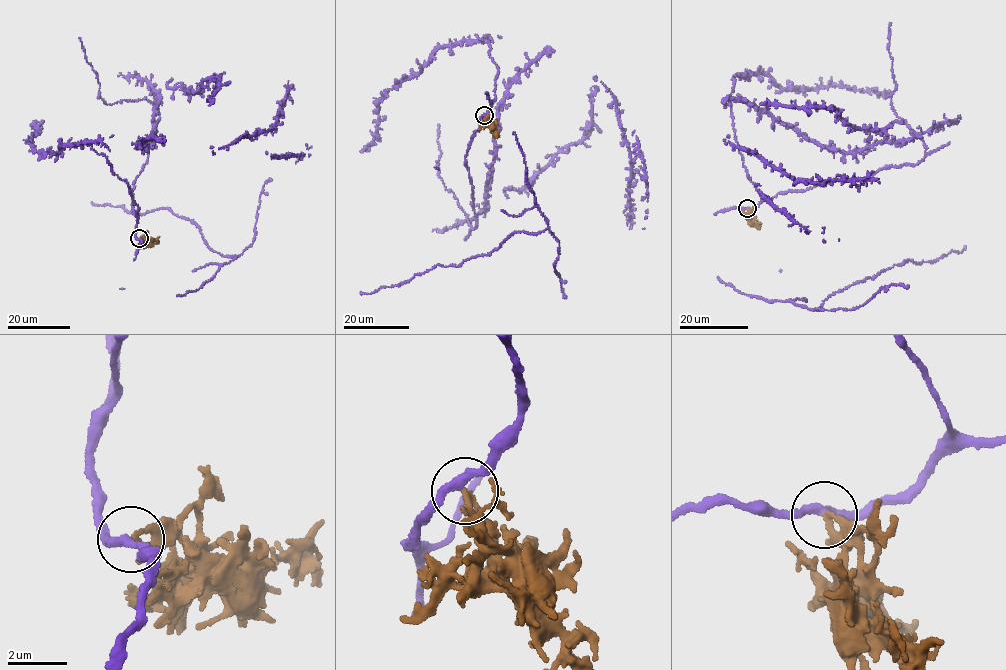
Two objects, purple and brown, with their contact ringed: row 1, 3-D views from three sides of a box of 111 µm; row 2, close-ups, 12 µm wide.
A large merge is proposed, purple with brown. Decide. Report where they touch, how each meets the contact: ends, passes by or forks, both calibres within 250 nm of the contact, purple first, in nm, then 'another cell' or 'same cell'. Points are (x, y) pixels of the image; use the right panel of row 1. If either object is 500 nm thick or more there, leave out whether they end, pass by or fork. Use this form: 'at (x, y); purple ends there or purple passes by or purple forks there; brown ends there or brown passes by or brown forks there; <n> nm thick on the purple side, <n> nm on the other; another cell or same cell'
at (747, 208); purple passes by; brown ends there; 280 nm thick on the purple side, 260 nm on the other; another cell

